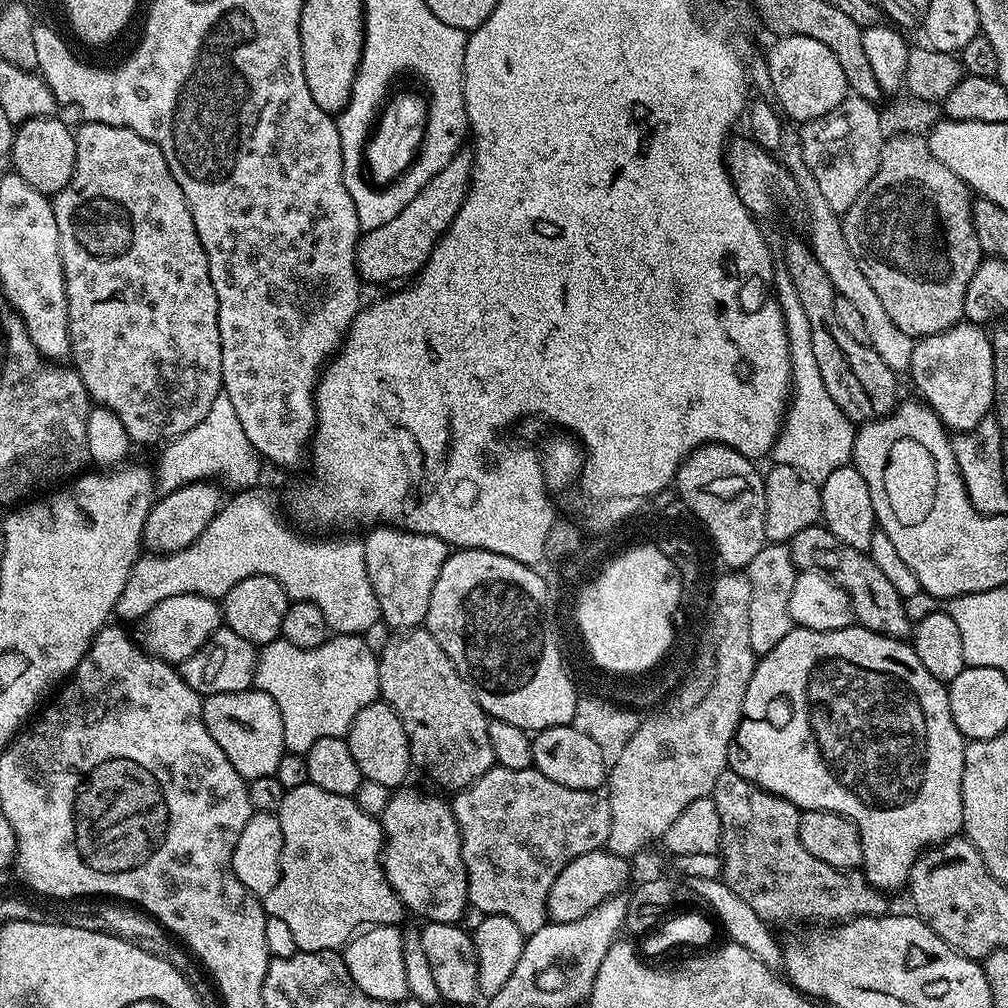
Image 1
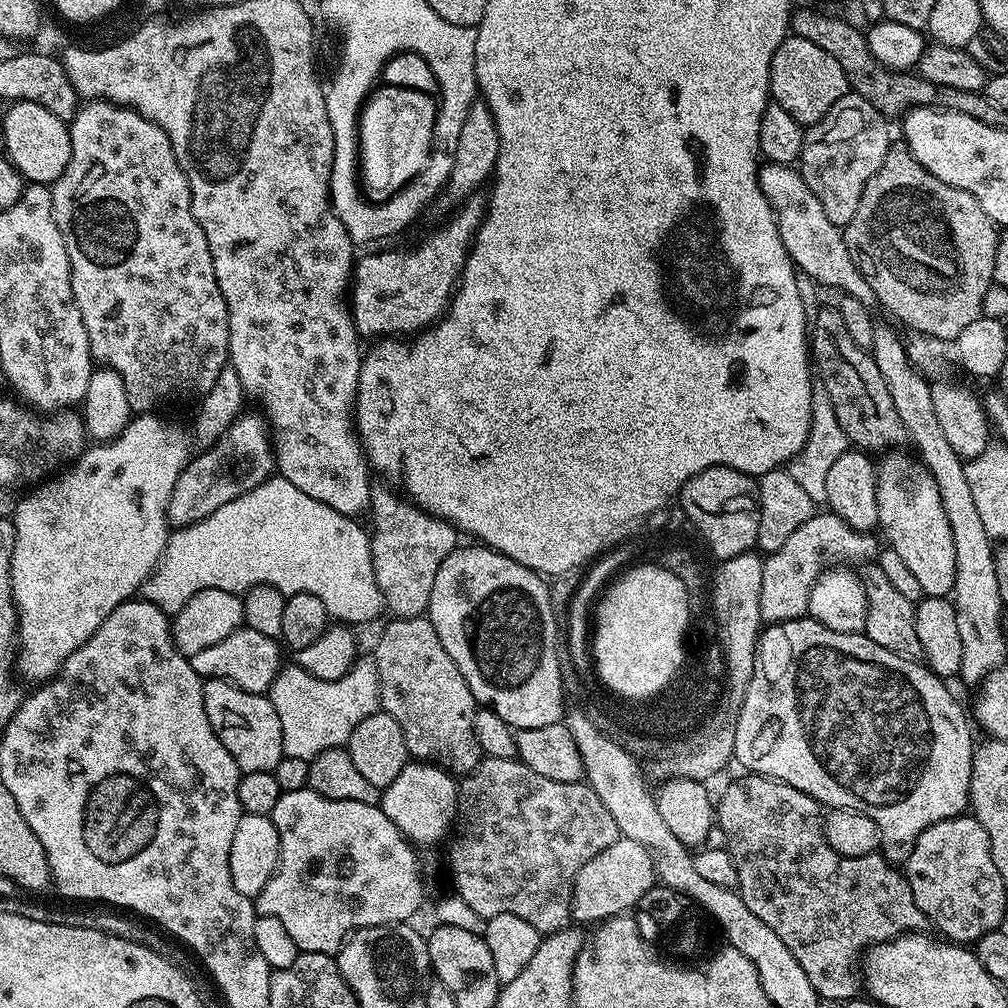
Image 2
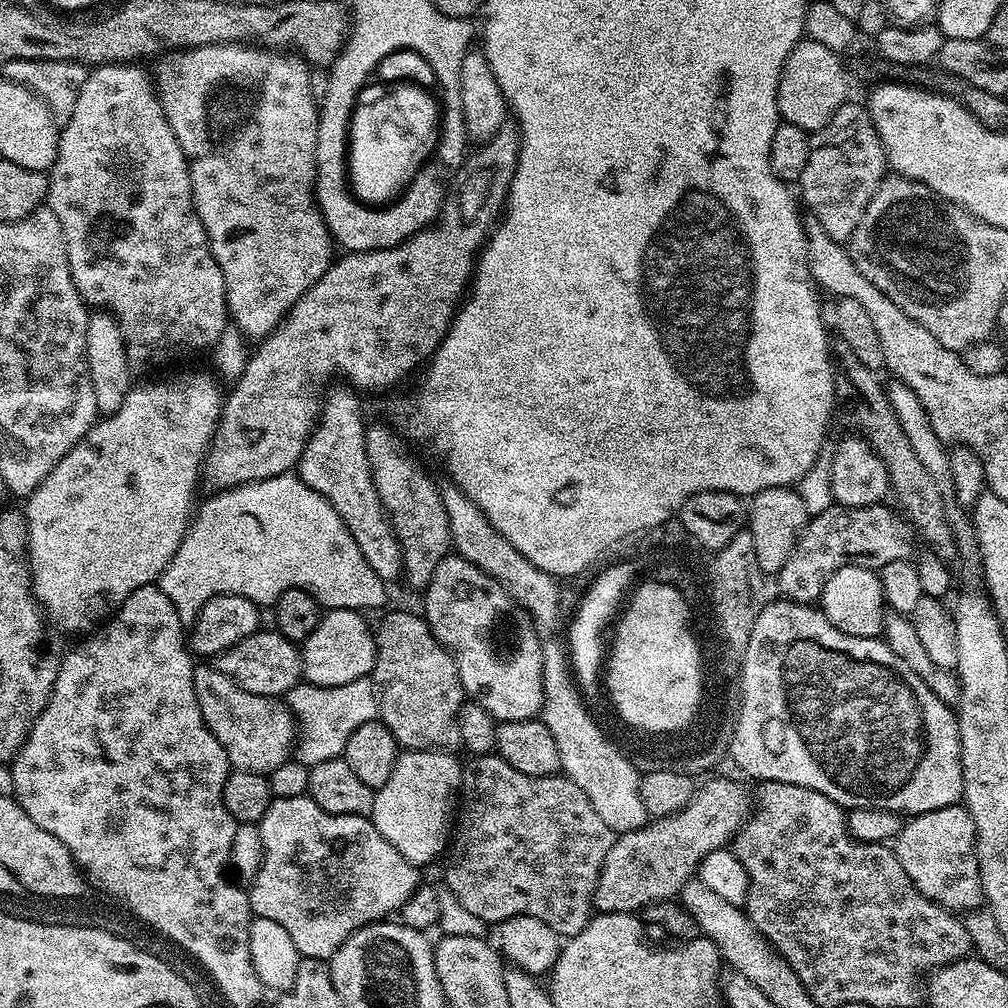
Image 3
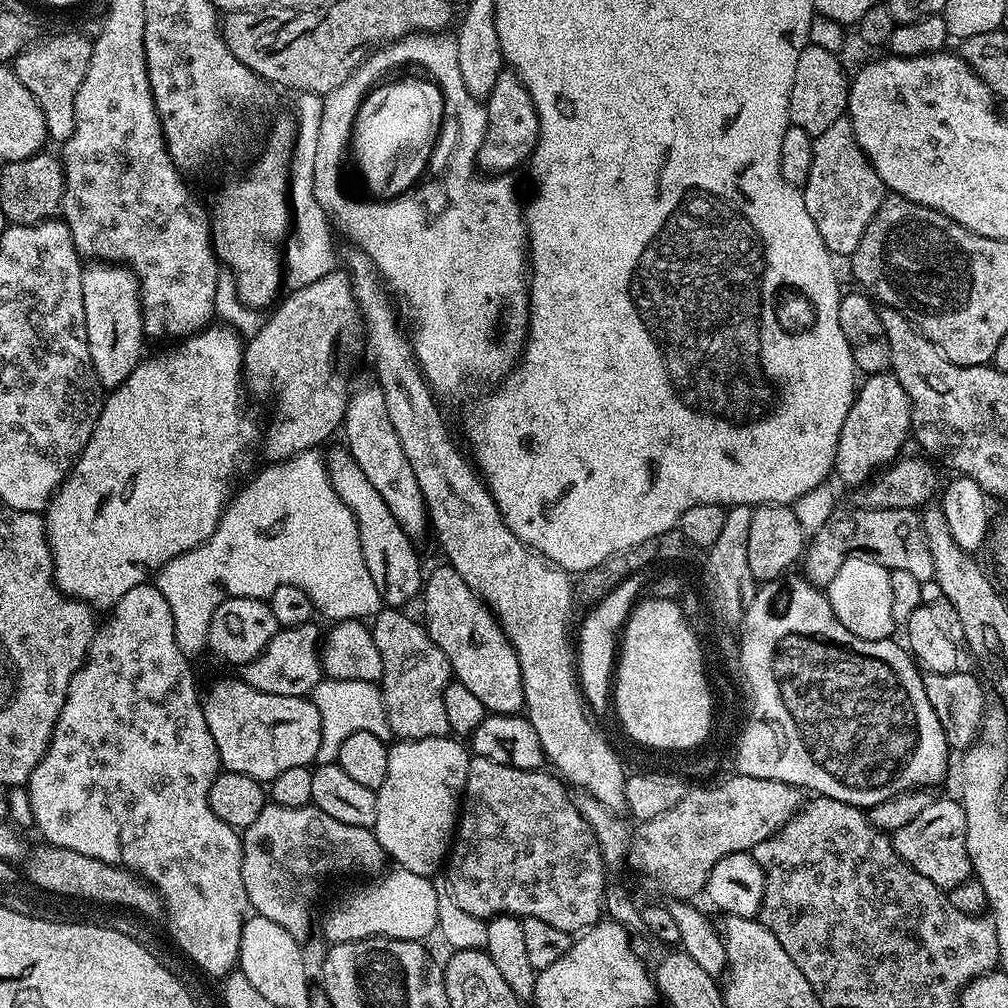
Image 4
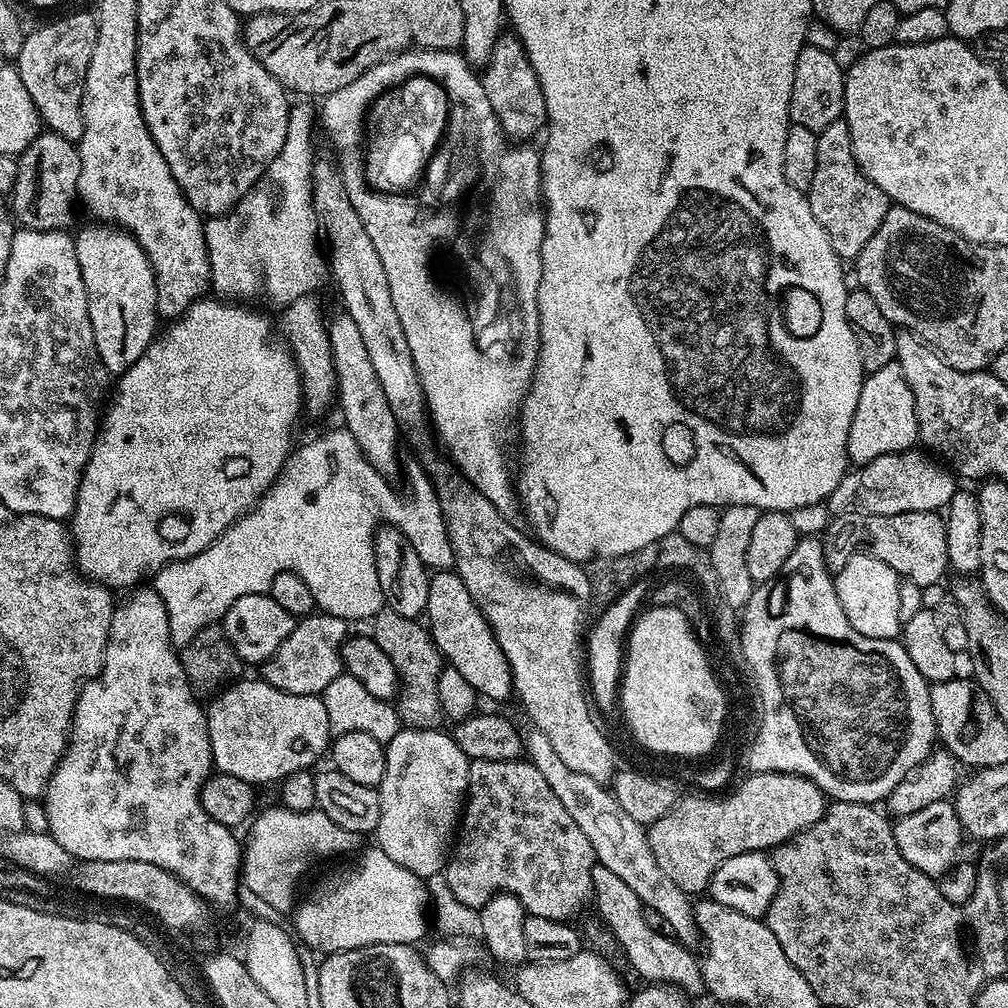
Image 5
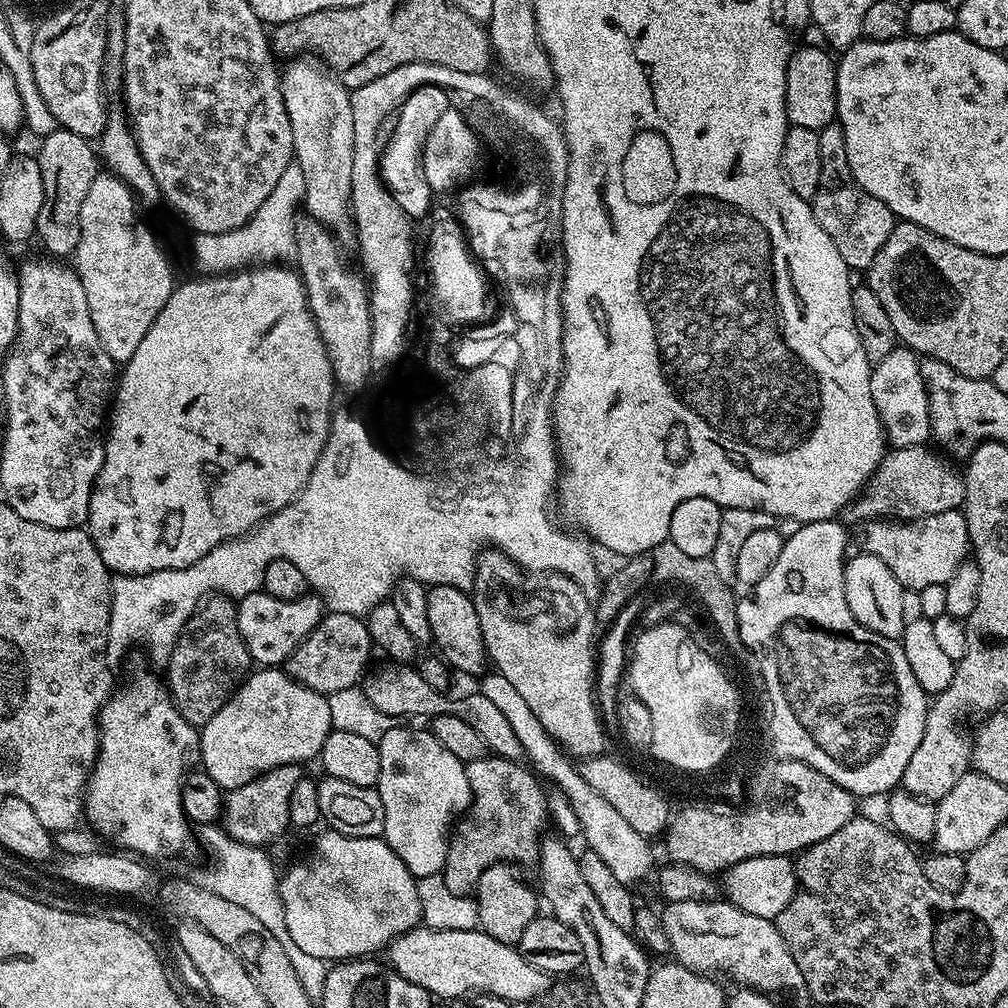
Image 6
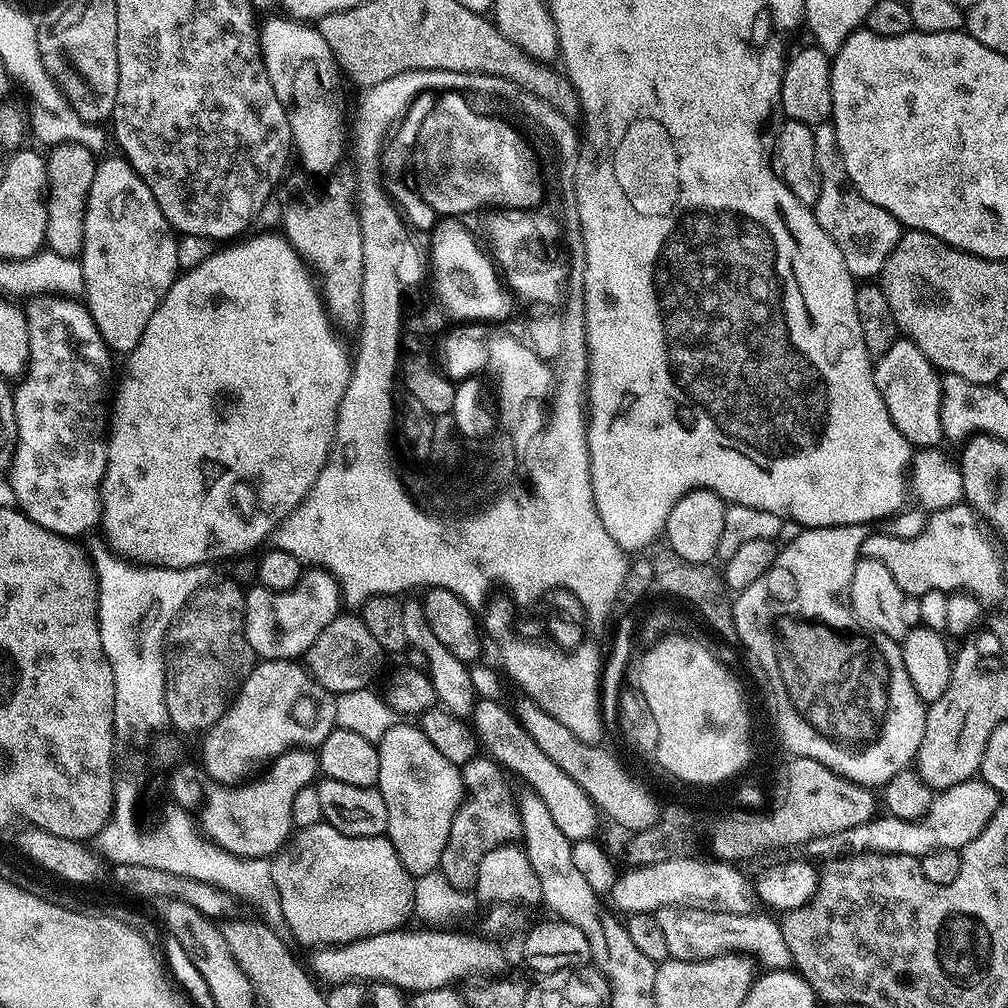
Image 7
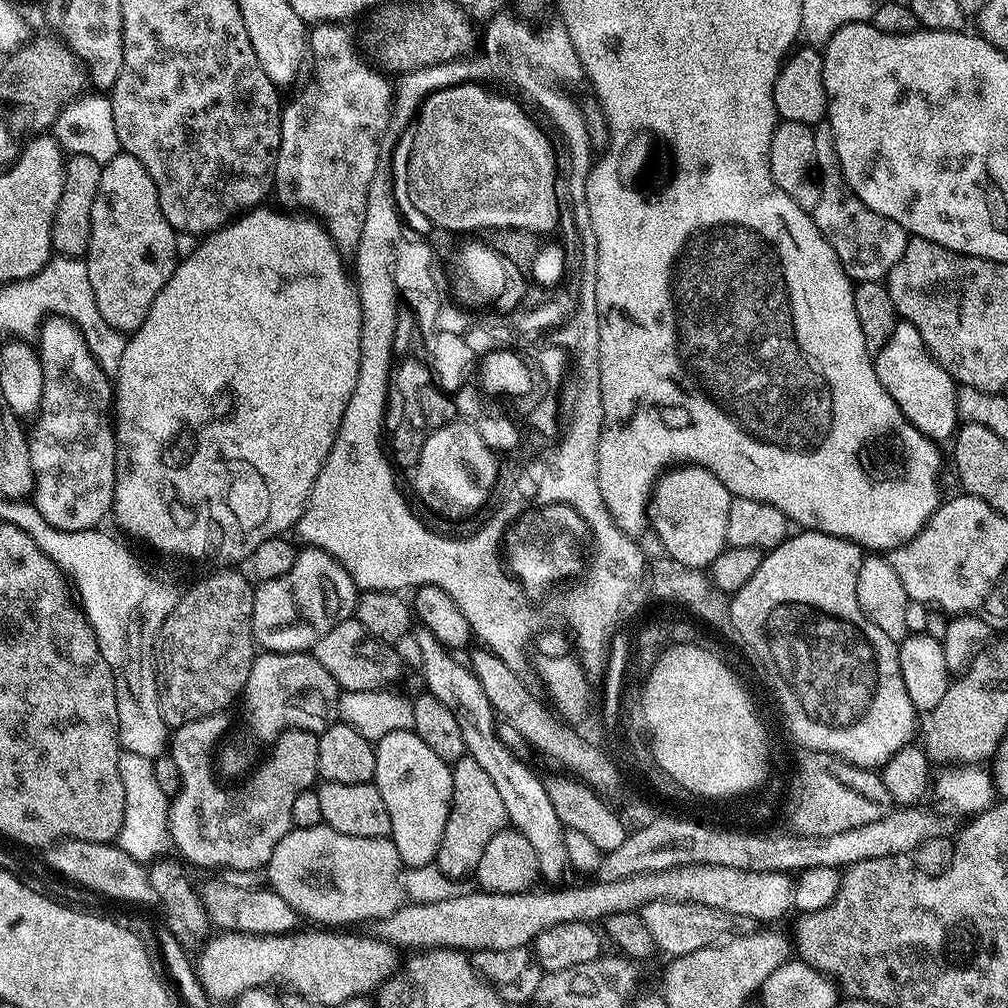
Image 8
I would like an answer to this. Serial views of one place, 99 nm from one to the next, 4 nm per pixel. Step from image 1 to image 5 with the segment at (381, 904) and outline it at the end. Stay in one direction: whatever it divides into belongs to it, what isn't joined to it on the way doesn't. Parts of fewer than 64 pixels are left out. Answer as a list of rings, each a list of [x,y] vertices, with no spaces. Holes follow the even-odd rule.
[[[273,806],[258,816],[247,825],[248,837],[242,840],[242,880],[247,889],[281,914],[293,911],[297,899],[296,883],[315,860],[332,856],[335,852],[357,851],[357,833],[330,822],[330,818],[319,810],[295,812]]]

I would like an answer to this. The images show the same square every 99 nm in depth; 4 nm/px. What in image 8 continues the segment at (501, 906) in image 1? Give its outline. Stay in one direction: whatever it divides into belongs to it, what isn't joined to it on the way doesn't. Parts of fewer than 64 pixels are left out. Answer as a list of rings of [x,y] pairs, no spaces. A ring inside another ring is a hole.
[[[465,754],[451,765],[451,770],[452,805],[434,863],[442,874],[458,880],[471,877],[475,873],[478,861],[482,859],[482,850],[486,850],[494,834],[504,831],[508,824],[508,815],[506,806],[502,806],[498,790],[494,790],[494,782],[490,782],[490,777],[482,771],[478,762],[474,762],[472,756]]]

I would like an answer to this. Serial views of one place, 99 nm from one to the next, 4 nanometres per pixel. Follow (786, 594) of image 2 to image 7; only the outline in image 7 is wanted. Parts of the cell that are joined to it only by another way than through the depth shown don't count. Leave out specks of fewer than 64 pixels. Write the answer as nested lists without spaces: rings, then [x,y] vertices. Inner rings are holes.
[[[961,502],[933,511],[928,518],[917,536],[887,536],[884,532],[869,531],[860,547],[861,557],[882,562],[894,574],[894,582],[898,582],[905,596],[920,597],[930,591],[956,594],[967,590],[977,600],[987,602],[991,596],[998,595],[1000,556],[971,507]]]

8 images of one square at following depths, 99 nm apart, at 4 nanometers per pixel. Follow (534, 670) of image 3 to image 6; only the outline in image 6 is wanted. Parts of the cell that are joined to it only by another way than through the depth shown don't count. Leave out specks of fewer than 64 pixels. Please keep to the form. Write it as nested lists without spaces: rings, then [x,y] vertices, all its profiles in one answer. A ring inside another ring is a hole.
[[[433,584],[428,588],[426,598],[426,618],[432,631],[432,644],[438,649],[439,655],[446,661],[449,669],[465,672],[468,676],[479,677],[485,671],[484,663],[489,663],[490,657],[484,645],[482,626],[478,622],[478,610],[474,606],[471,595],[465,589],[446,586],[445,584]]]

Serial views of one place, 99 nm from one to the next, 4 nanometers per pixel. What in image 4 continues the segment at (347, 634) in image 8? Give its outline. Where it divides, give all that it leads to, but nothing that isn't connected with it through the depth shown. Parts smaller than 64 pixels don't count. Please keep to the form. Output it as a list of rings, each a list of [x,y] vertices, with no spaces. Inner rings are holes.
[[[313,622],[293,628],[280,628],[274,634],[274,638],[270,638],[266,650],[262,650],[258,658],[243,665],[242,679],[254,686],[254,690],[262,690],[262,694],[308,696],[322,679],[322,629],[320,630],[318,624]]]

